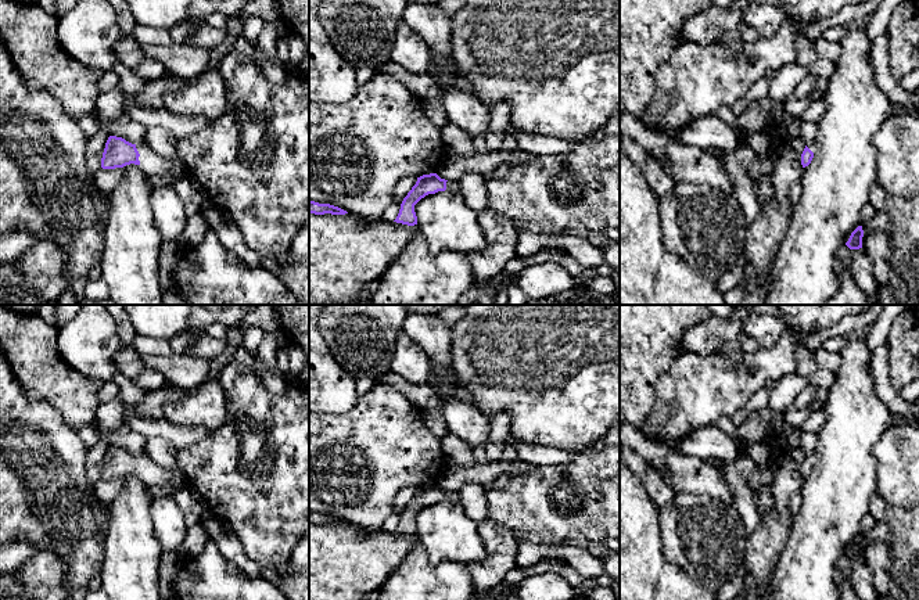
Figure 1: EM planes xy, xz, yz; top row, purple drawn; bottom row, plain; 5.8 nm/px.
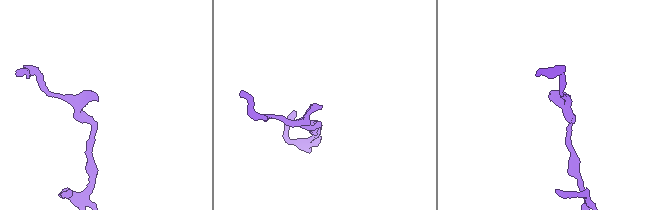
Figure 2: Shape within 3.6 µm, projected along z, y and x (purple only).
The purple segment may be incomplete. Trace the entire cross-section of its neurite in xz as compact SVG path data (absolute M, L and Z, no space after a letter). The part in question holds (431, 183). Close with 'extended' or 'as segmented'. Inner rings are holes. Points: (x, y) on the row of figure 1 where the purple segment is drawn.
M437 173L417 177L416 184L403 198L399 213L394 222L408 226L417 224L414 205L426 195L435 194L438 191L460 193L460 183L459 180L441 179Z; extended

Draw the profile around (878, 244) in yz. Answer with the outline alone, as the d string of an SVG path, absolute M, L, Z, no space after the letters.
M887 231L864 233L862 247L865 248L873 269L875 279L886 284L891 274L891 238Z

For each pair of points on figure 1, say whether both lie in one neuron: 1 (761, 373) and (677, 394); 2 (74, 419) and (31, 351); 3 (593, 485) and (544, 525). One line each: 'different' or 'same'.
1: same
2: same
3: same

